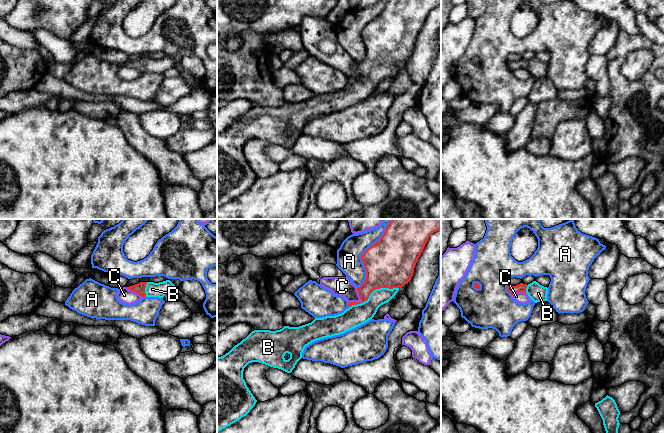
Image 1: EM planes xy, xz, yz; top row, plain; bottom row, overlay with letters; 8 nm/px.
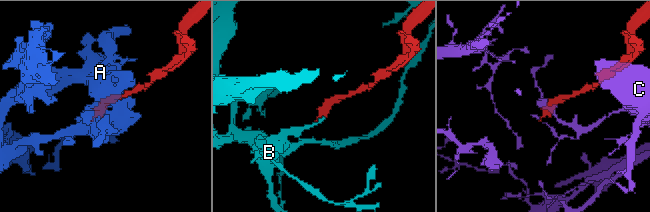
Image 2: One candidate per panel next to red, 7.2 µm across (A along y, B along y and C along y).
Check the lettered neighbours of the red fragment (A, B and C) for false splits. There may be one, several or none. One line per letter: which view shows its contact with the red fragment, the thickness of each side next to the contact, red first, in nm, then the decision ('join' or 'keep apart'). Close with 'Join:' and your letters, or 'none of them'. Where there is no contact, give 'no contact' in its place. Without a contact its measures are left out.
A: meets red in xz; 400 nm thick on the red side, 200 nm on the other; keep apart
B: meets red in xz; 400 nm thick on the red side, 160 nm on the other; join
C: meets red in xz; 200 nm thick on the red side, 160 nm on the other; keep apart
Join: B

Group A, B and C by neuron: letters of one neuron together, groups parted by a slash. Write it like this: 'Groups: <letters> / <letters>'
Groups: A / B / C

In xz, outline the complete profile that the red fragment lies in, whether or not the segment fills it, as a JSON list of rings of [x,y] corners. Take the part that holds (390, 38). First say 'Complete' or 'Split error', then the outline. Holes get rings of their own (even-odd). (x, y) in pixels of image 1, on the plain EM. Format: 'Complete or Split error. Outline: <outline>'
Split error. Outline: [[[388,0],[382,13],[361,32],[366,56],[357,64],[360,78],[349,78],[349,84],[343,89],[315,94],[299,103],[254,106],[228,129],[217,133],[217,208],[246,192],[257,178],[243,155],[244,144],[249,139],[259,138],[291,149],[305,123],[312,118],[343,110],[371,96],[381,81],[389,78],[400,63],[410,58],[429,13],[440,5],[441,0]]]

